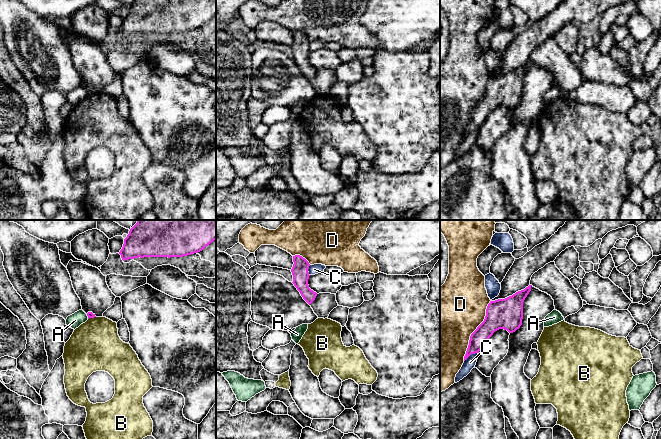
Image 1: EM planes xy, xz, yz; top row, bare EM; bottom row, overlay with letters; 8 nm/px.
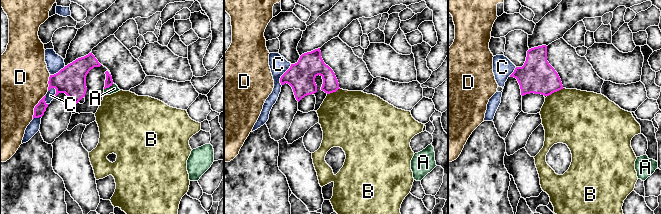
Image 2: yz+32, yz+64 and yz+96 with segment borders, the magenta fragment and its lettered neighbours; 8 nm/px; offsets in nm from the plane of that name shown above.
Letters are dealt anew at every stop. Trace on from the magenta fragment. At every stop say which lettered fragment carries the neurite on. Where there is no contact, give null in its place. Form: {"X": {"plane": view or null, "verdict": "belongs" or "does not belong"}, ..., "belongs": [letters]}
{"A": {"plane": "xy", "verdict": "does not belong"}, "B": {"plane": "xy", "verdict": "does not belong"}, "C": {"plane": "yz", "verdict": "does not belong"}, "D": {"plane": "yz", "verdict": "does not belong"}, "belongs": []}

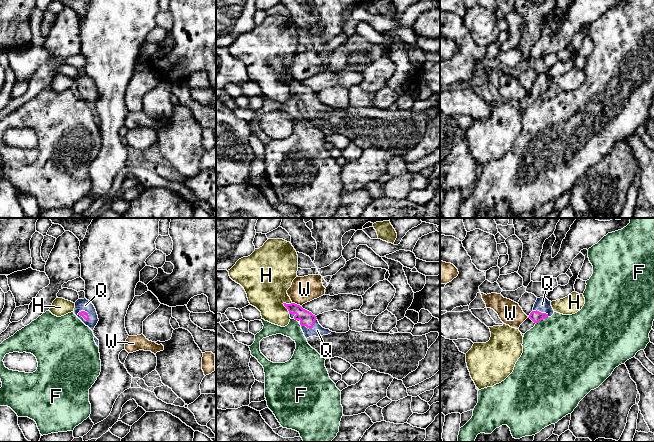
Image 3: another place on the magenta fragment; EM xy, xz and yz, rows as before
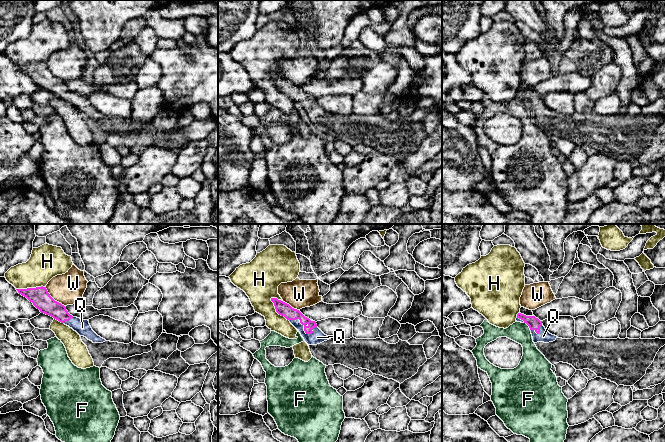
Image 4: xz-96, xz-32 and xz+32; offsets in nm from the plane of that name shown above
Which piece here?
{"F": {"plane": "yz", "verdict": "does not belong"}, "H": {"plane": "xz", "verdict": "does not belong"}, "Q": {"plane": "xy", "verdict": "belongs"}, "W": {"plane": "xz", "verdict": "does not belong"}, "belongs": ["Q"]}

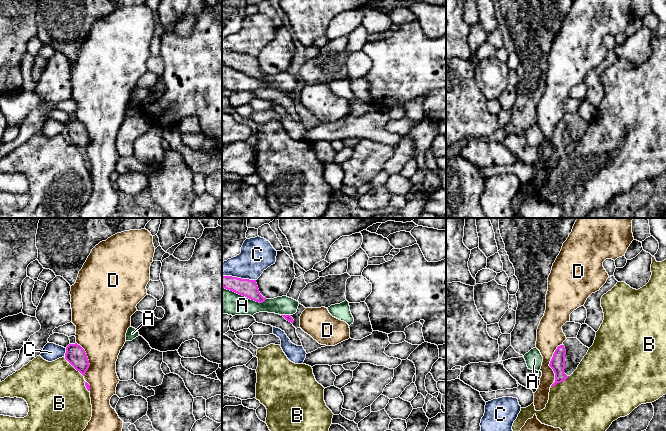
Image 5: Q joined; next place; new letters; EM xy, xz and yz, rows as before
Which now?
{"A": {"plane": "xz", "verdict": "does not belong"}, "B": {"plane": "xy", "verdict": "does not belong"}, "C": {"plane": "xz", "verdict": "does not belong"}, "D": {"plane": "yz", "verdict": "does not belong"}, "belongs": []}

